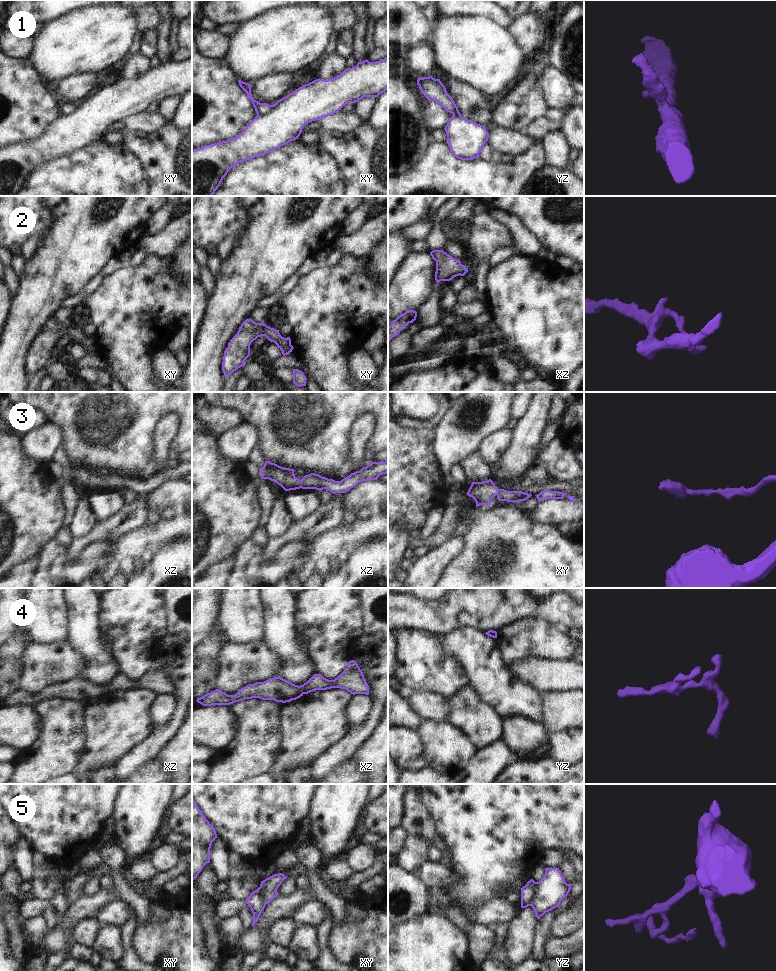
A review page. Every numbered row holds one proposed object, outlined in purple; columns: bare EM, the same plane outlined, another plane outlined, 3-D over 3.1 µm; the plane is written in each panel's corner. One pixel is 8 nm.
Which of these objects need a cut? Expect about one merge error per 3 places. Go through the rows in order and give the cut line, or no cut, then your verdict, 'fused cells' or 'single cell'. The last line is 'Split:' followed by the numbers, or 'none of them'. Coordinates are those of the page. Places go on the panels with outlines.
1: cut xy (269, 105), (263, 114), (257, 115); fused cells
2: cut none; single cell
3: cut none; single cell
4: cut none; single cell
5: cut yz (537, 882), (535, 897), (531, 905); fused cells
Split: 1, 5

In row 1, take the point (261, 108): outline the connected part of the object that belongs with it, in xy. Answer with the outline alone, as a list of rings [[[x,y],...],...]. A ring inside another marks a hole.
[[[238,80],[238,82],[239,82],[240,87],[246,92],[247,98],[252,101],[252,104],[255,108],[255,111],[256,111],[257,115],[264,115],[269,108],[269,104],[260,103],[260,102],[258,102],[258,101],[256,101],[252,98],[251,84],[243,82],[241,80]]]

